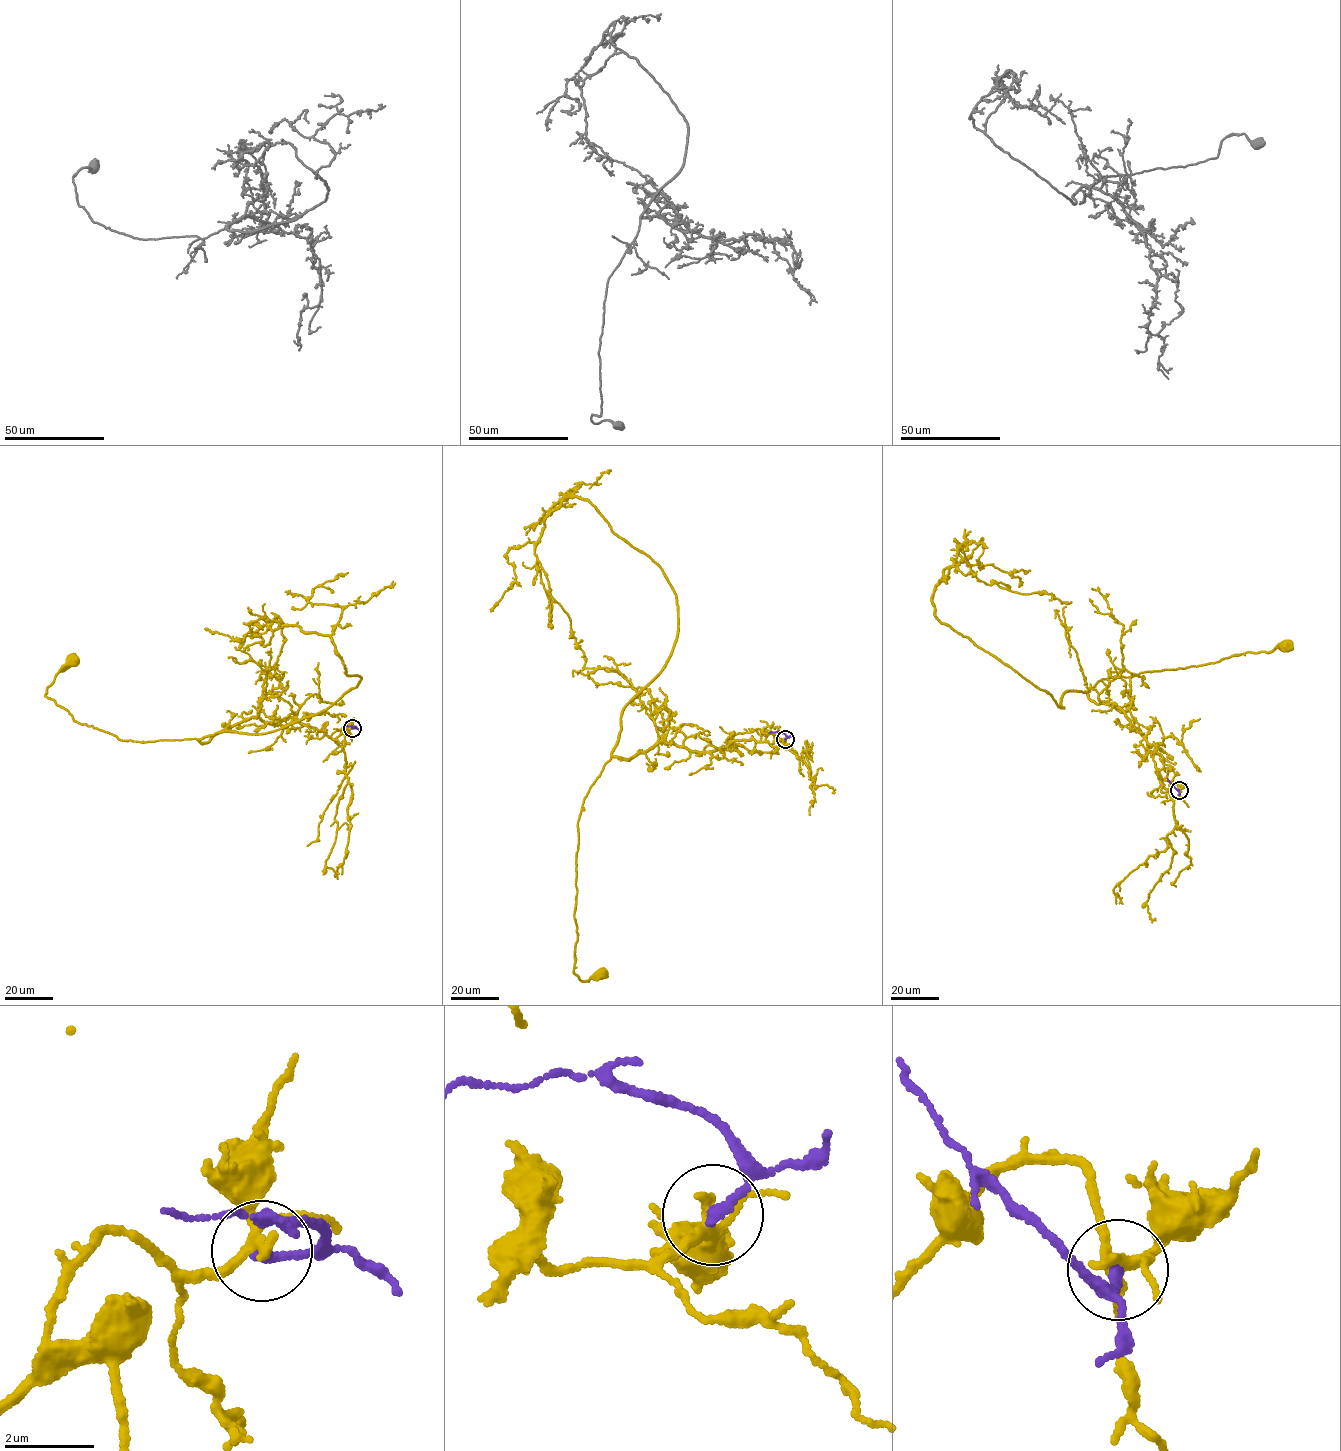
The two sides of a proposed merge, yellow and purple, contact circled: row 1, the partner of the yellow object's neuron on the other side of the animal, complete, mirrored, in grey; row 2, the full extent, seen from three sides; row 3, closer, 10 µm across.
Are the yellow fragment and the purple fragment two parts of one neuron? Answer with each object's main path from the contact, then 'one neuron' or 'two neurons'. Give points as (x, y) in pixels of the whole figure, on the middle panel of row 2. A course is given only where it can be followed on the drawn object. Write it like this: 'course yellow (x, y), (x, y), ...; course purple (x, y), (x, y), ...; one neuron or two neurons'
course yellow (784, 738), (699, 753), (664, 742), (604, 765), (578, 821), (574, 914), (574, 973), (585, 981), (602, 973); course purple (785, 739), (782, 732), (769, 733); two neurons

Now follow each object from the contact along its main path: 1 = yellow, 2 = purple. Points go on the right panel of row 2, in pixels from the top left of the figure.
1: (1179, 789), (1164, 787), (1156, 747), (1115, 705), (1091, 700), (1091, 688), (1115, 676), (1287, 646)
2: (1179, 790), (1167, 779)

